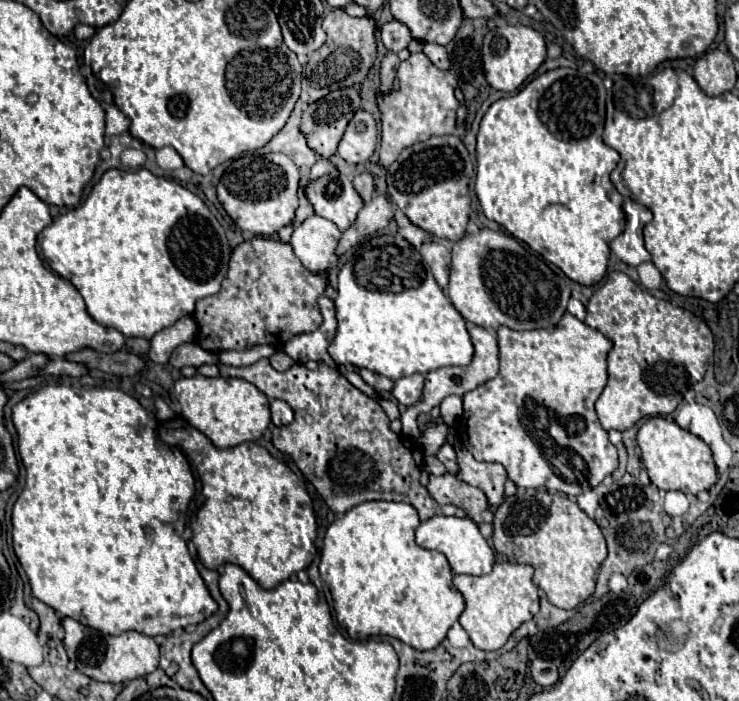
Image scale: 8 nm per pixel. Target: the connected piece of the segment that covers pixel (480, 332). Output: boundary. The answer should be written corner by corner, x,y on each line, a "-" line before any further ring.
469,326
469,336
471,336
471,340
475,344
475,354
473,354
471,364
467,364
467,366
443,366
443,368
437,368
437,370
431,370
429,374
425,374
423,402
417,402
417,404
408,407
400,417
403,436
417,440
421,436
421,431
417,426
417,416
421,413
431,412
431,408
439,406
439,402
445,396
451,396
451,394
463,396
465,392
469,392
469,390
477,388
479,384
483,384
483,382
487,382
487,380
497,376
497,370
499,370
497,354
499,354
499,350
497,350
497,336
495,336
495,332
491,332
487,328
481,328
481,326

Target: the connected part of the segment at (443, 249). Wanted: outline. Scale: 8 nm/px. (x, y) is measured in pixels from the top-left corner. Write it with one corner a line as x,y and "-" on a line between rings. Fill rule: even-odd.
429,242
429,244
423,244
419,252
423,260
431,266
431,272
437,284
445,292
449,284
449,248
445,246
445,242

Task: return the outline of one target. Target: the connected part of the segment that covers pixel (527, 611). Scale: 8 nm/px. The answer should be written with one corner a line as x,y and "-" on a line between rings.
509,562
495,564
493,572
485,576
453,576
453,586
463,594
467,604
459,622
479,650
499,650
523,622
531,620
533,614
539,612
539,588
533,584
531,578
531,566

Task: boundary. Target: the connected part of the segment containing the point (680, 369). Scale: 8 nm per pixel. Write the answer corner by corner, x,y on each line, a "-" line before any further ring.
611,272
607,282
591,296
587,304
585,324
589,328
599,330
613,342
613,350
607,358
609,382
595,404
597,416
605,430
615,428
623,432
645,416
667,416
675,412
677,404
683,400
683,394
703,380
709,366
709,358
713,356
713,334
699,316
671,302
651,296
623,272

